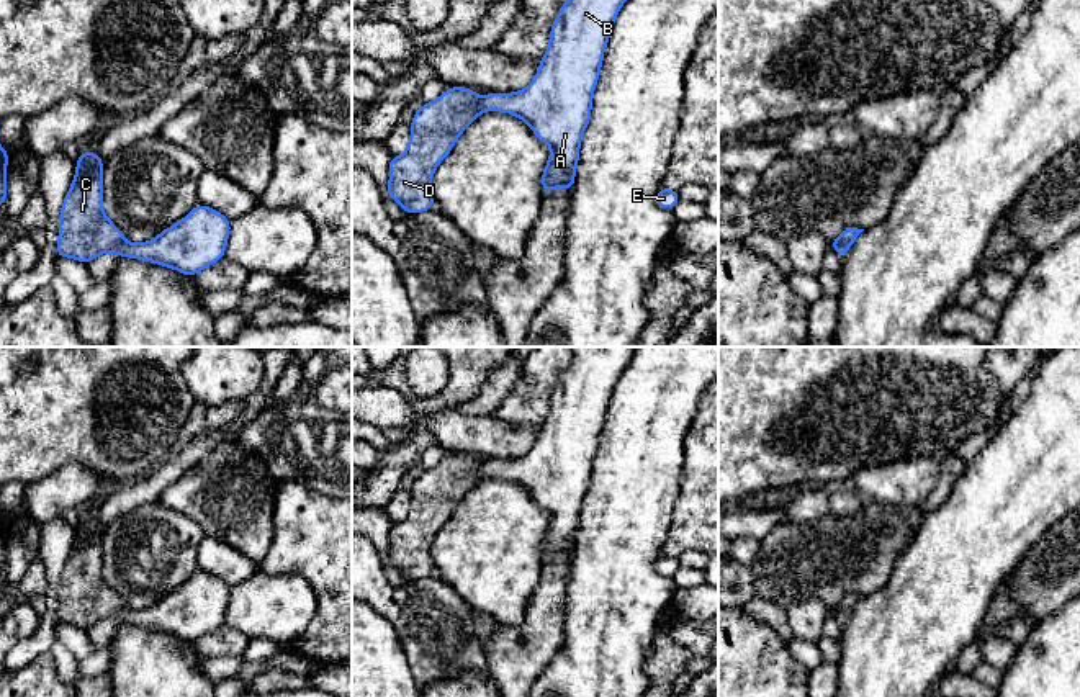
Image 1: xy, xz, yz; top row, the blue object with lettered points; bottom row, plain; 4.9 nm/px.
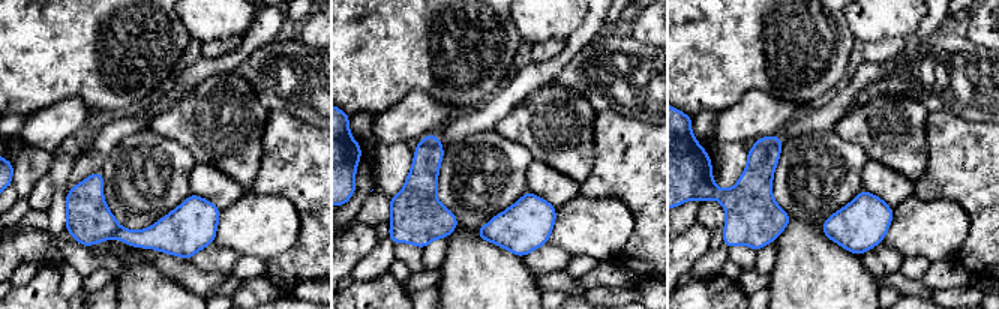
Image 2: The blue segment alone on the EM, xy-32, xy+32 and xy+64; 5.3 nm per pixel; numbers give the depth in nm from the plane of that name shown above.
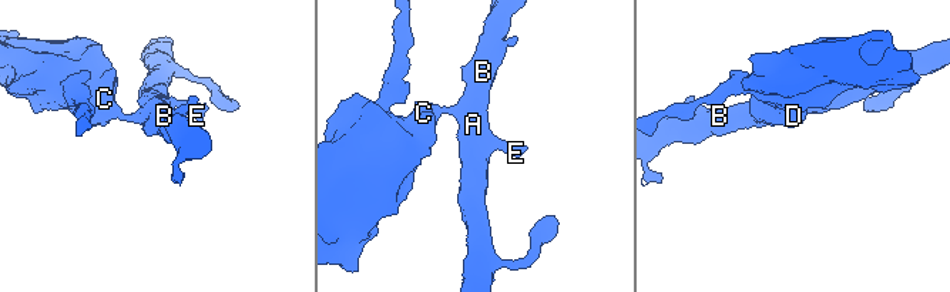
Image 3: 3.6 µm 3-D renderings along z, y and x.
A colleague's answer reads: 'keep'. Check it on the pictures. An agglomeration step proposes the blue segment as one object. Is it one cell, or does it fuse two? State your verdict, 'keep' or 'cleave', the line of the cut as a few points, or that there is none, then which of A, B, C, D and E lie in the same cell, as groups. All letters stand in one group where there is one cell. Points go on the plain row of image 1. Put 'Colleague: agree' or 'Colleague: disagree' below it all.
cleave; cut xy (125, 607), (113, 619); groups A B E / C D
Colleague: disagree

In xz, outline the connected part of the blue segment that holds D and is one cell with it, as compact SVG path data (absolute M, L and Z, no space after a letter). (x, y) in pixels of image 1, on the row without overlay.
M458 452L414 478L407 517L388 525L386 561L407 581L434 574L430 548L435 533L450 520L465 494L481 479L483 463Z

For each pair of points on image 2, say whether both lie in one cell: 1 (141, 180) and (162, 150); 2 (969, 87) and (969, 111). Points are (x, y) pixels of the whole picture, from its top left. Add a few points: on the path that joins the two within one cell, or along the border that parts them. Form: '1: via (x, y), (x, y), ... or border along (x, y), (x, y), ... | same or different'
1: via (149, 173), (161, 158) | same
2: via (966, 93), (966, 105) | same

